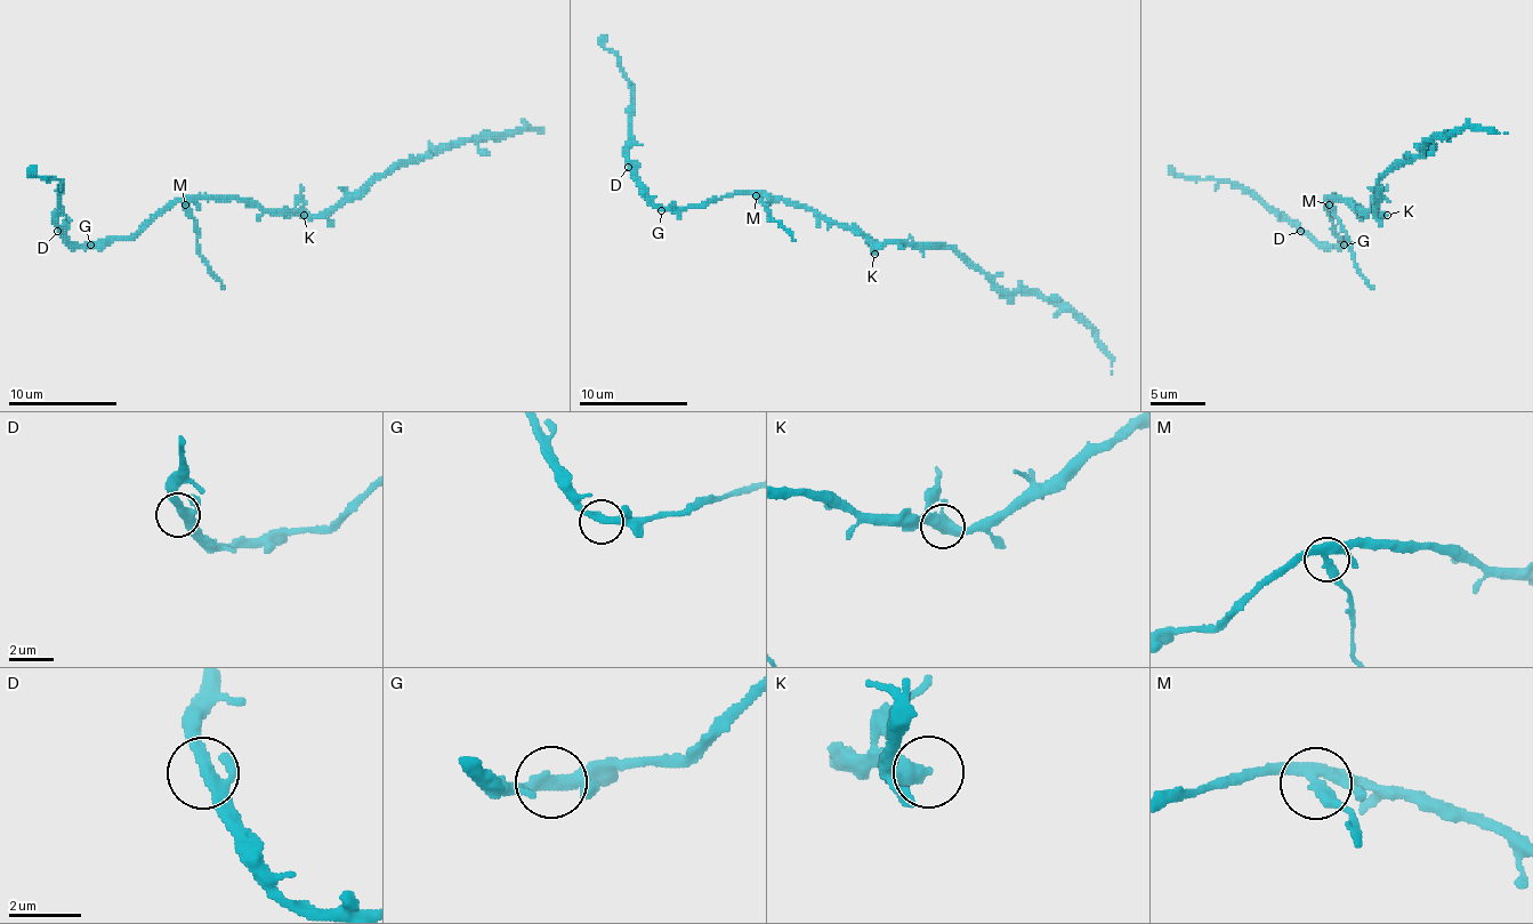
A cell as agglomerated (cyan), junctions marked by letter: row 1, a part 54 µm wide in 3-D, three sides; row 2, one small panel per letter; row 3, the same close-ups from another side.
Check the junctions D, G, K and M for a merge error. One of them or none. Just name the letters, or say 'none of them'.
M

